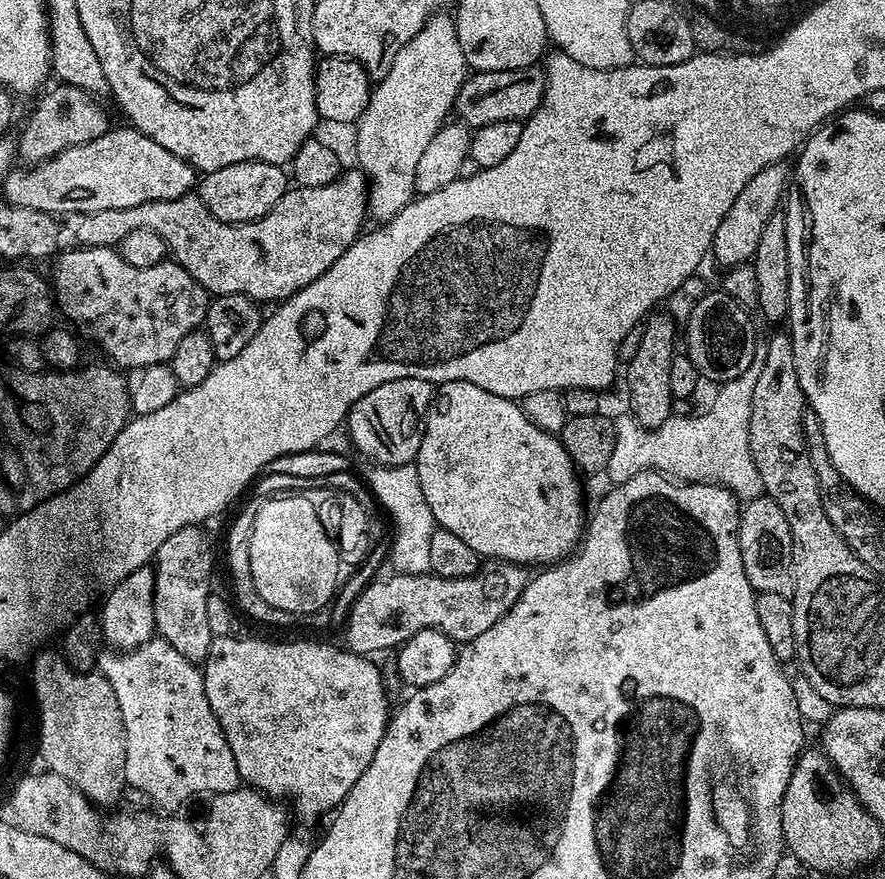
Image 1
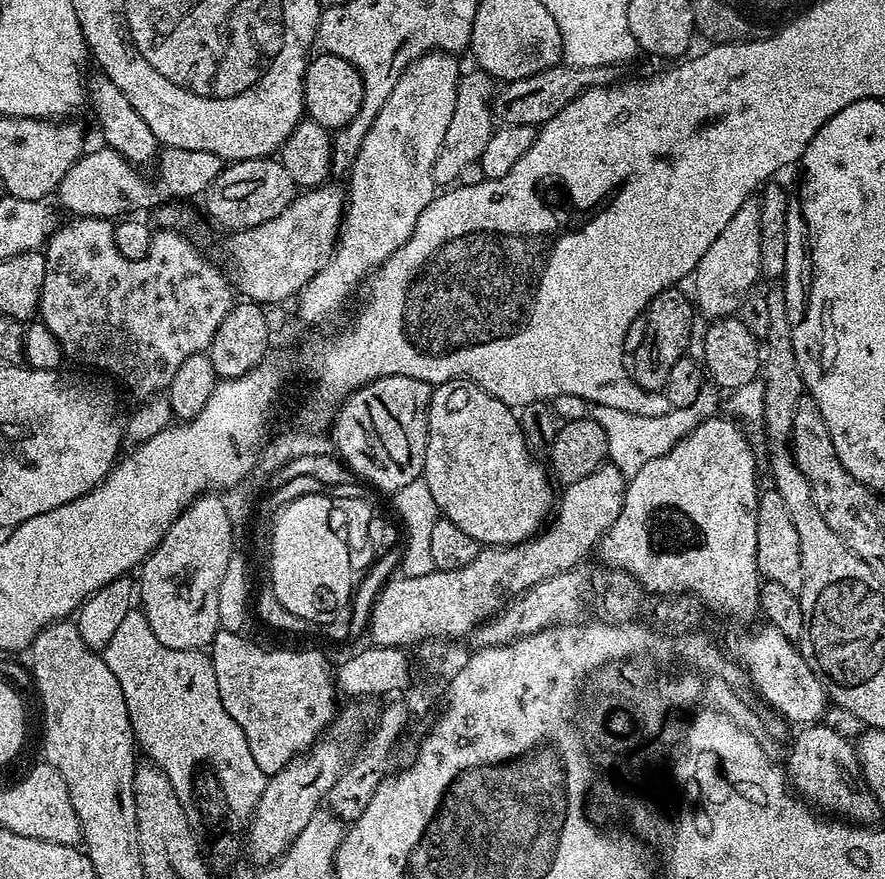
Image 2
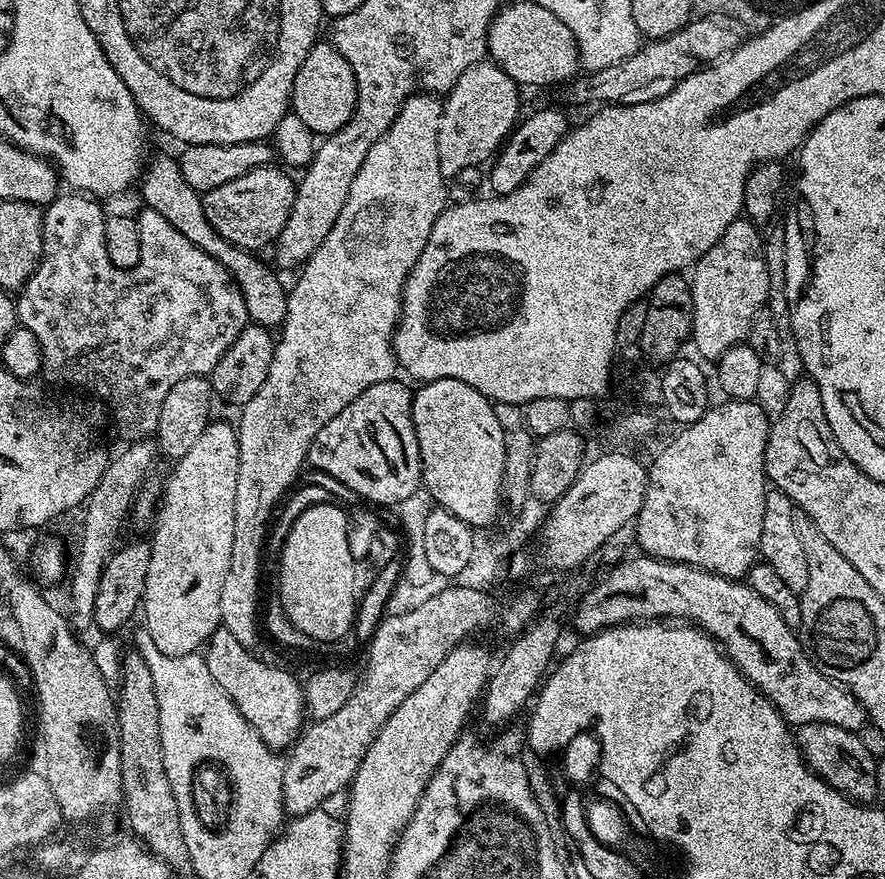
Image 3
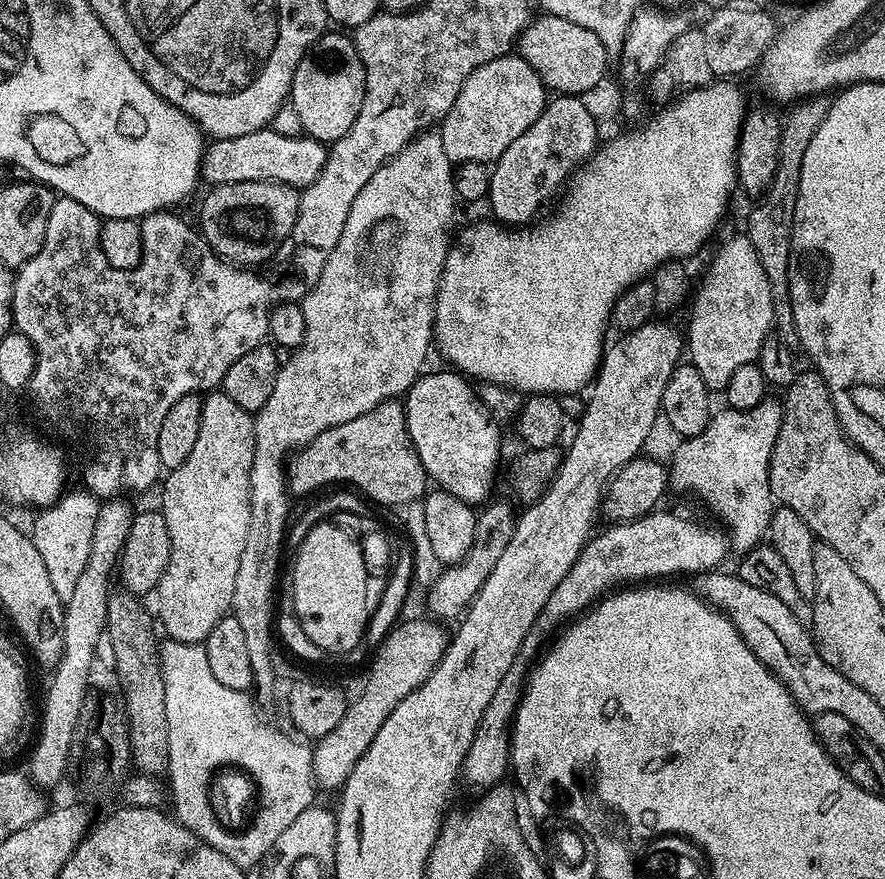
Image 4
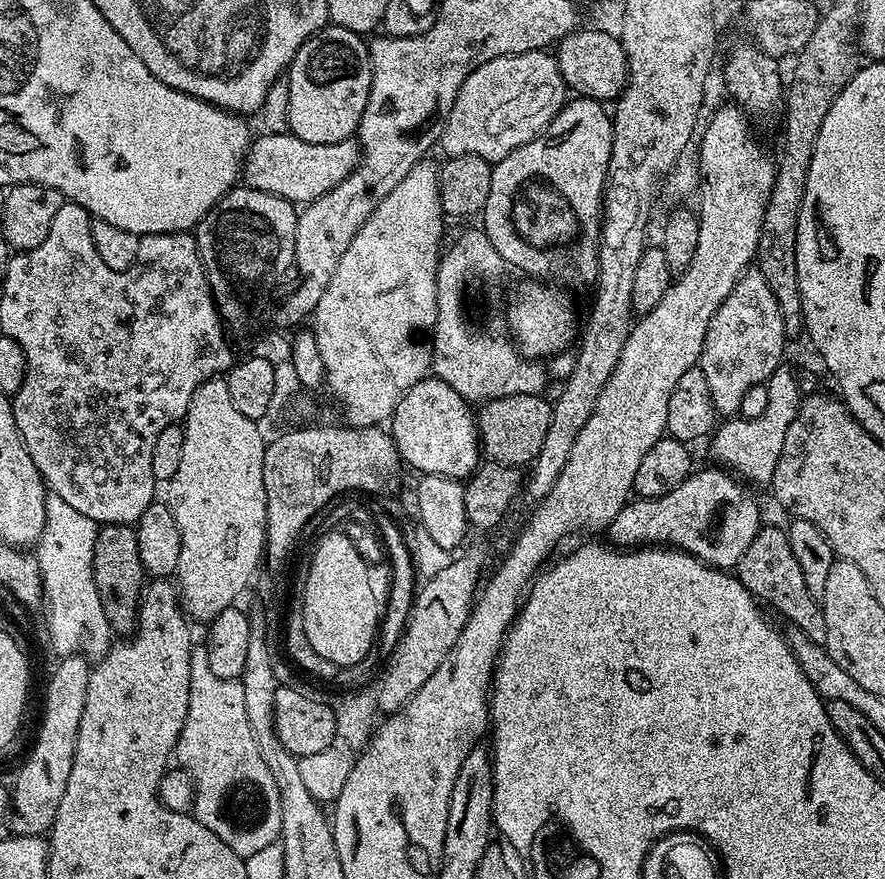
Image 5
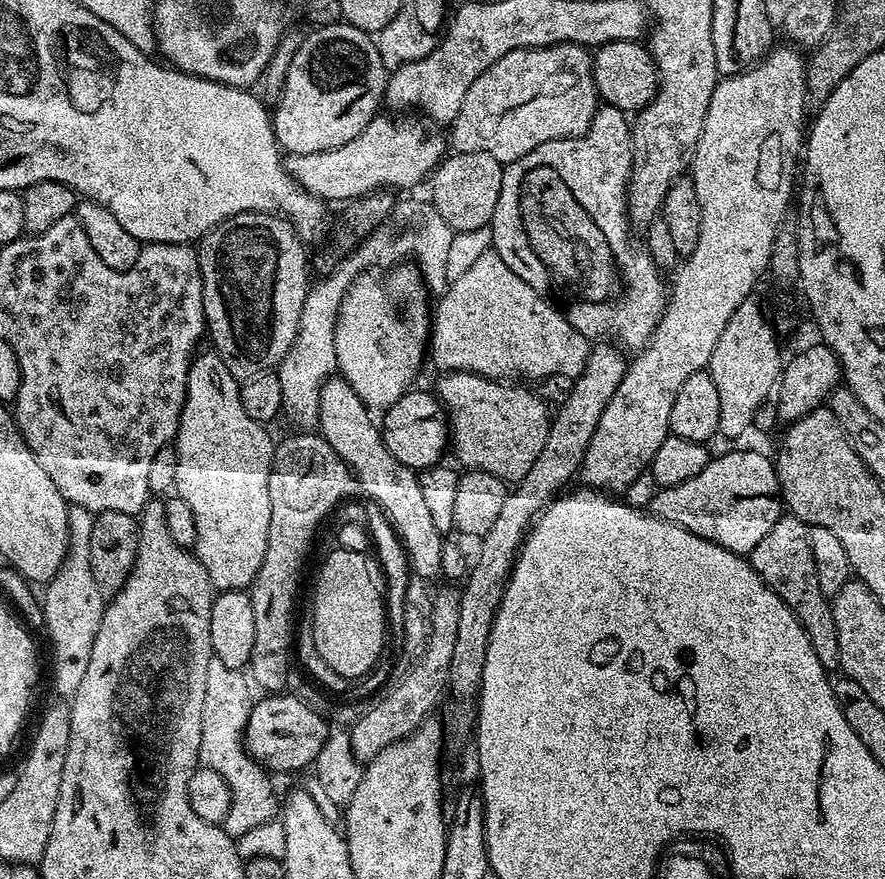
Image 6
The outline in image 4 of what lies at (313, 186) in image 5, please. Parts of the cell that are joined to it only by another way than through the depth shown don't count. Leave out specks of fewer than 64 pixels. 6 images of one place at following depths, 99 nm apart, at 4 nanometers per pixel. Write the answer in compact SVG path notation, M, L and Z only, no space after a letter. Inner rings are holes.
M269 126L254 130L254 134L242 134L233 140L212 140L204 150L202 180L208 186L261 180L303 190L311 186L318 174L322 174L322 166L326 166L327 161L328 148L321 141L303 134L274 134Z

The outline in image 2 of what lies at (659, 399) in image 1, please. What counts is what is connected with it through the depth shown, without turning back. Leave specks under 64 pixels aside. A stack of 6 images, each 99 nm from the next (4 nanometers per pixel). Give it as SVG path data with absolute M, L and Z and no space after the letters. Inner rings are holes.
M677 286L662 290L648 303L648 311L644 313L646 320L646 334L642 346L630 356L630 371L634 382L648 392L661 391L666 386L666 378L674 362L682 358L689 351L688 343L692 340L692 312L694 304L683 292L683 287Z

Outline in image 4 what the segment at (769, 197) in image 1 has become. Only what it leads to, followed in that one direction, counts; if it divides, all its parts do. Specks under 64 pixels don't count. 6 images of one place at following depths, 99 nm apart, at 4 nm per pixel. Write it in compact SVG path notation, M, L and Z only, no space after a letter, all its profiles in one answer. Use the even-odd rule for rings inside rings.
M747 234L734 237L717 254L712 269L701 284L699 281L691 308L688 332L686 328L689 361L702 374L709 391L723 391L742 366L759 359L760 350L776 322L770 282L766 270L762 270L762 262L758 262L758 250L754 250L754 242L750 242Z

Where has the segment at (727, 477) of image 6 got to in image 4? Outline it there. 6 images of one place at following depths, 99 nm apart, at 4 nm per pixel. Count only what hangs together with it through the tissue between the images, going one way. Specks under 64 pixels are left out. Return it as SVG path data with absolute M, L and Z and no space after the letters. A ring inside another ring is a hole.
M684 504L678 505L673 512L664 507L657 507L637 520L609 523L605 532L597 531L593 535L578 554L574 566L570 566L566 578L554 586L554 594L550 594L536 619L535 630L528 633L520 648L521 657L535 657L541 651L539 632L555 633L617 586L644 582L649 578L672 578L668 576L675 572L711 572L723 565L720 563L724 555L729 555L730 540L715 523L700 524L695 510Z

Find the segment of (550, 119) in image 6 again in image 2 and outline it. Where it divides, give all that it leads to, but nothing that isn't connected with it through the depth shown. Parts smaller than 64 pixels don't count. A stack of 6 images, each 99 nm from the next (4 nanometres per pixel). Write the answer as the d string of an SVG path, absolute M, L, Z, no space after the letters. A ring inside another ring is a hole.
M465 71L460 77L454 102L454 115L450 117L450 126L446 126L446 138L442 138L438 158L434 158L434 178L440 186L455 185L462 170L479 161L482 150L486 150L486 142L490 142L494 131L494 123L492 124L494 112L490 107L490 101L494 96L494 81L482 71L471 71Z

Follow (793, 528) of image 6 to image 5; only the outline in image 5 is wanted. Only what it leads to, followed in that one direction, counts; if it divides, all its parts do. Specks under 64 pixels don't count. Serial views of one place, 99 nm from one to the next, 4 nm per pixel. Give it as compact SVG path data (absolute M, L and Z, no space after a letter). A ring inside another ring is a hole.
M761 527L754 542L750 542L746 549L746 554L742 554L742 558L736 563L734 575L761 605L769 604L778 615L785 616L792 623L791 627L795 631L806 634L810 642L824 645L826 618L821 601L806 588L802 566L798 566L798 558L794 558L794 550L790 550L790 538L783 527Z

